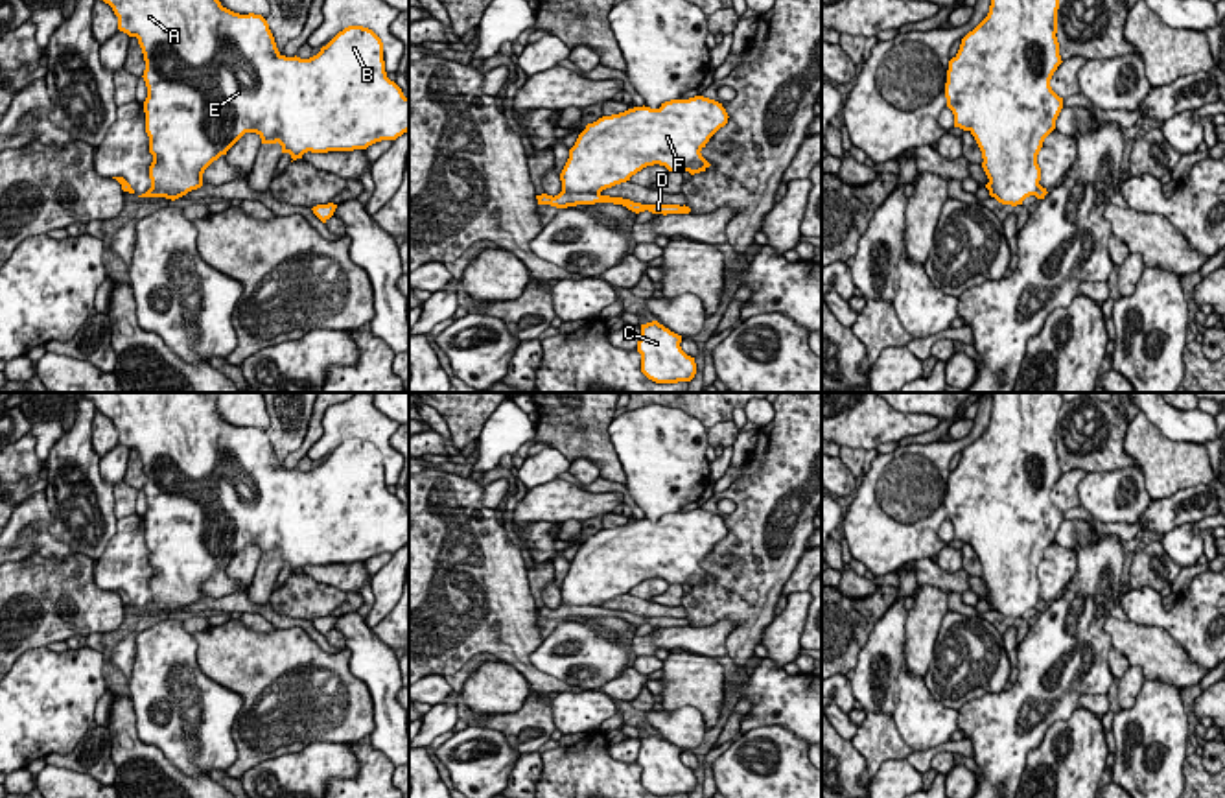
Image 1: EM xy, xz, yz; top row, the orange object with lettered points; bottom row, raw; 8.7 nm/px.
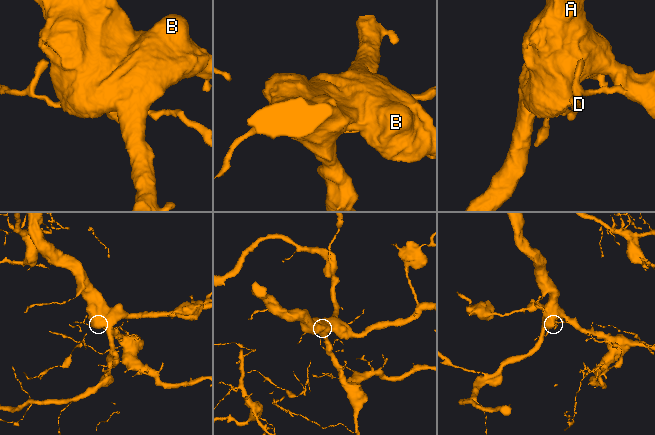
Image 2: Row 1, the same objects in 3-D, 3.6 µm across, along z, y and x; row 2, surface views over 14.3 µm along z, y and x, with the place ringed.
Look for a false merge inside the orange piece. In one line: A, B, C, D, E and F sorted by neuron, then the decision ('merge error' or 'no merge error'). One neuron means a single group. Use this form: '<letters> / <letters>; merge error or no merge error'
A B C E F / D; merge error

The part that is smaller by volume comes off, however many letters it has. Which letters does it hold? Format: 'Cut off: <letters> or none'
Cut off: D

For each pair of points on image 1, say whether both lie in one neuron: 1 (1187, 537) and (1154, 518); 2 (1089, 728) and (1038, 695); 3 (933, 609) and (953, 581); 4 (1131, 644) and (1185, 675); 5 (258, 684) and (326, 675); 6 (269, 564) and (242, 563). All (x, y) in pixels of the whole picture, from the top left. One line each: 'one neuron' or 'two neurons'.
1: two neurons
2: two neurons
3: two neurons
4: one neuron
5: one neuron
6: two neurons

